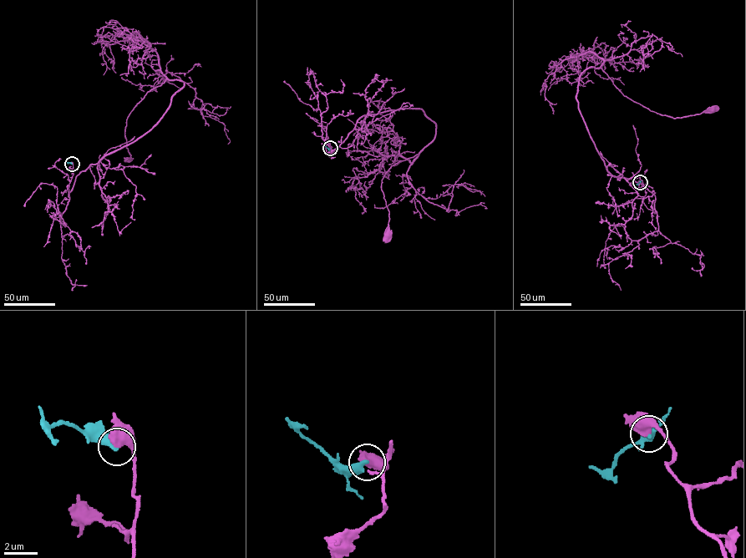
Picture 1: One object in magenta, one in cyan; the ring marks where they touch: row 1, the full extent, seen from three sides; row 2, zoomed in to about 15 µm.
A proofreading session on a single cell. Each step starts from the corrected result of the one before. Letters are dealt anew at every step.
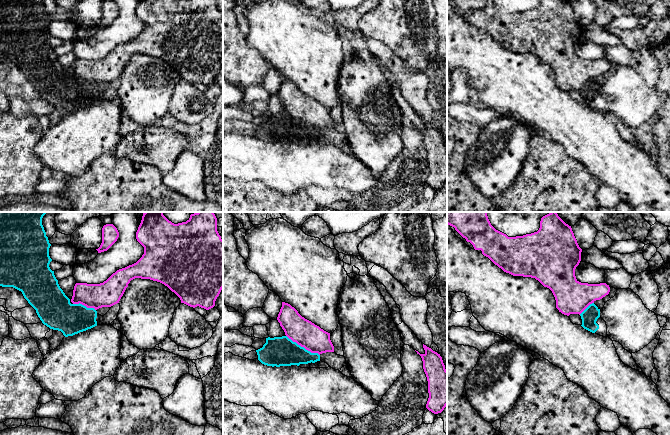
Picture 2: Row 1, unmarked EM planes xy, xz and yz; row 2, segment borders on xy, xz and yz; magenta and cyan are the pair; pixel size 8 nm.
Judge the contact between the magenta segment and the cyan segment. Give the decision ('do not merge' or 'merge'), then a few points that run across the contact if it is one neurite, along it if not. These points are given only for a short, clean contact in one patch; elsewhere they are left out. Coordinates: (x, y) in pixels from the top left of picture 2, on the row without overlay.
do not merge; line xz (286, 111), (301, 122), (319, 131)

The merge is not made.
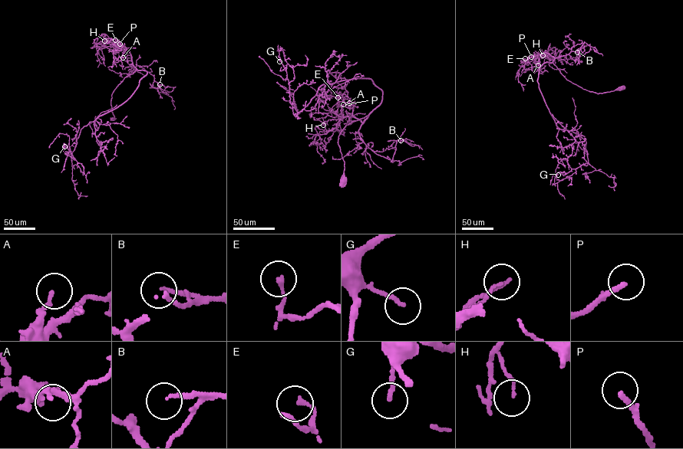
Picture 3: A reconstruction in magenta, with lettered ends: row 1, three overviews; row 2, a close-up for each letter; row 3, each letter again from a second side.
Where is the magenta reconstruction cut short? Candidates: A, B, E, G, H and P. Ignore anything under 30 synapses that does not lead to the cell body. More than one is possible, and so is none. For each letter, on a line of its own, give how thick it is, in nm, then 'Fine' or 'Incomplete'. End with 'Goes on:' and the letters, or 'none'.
A: Thickness 140 nm. Fine
B: Thickness 140 nm. Incomplete
E: Thickness 170 nm. Fine
G: Thickness 150 nm. Fine
H: Thickness 100 nm. Fine
P: Thickness 190 nm. Incomplete
Goes on: B, P

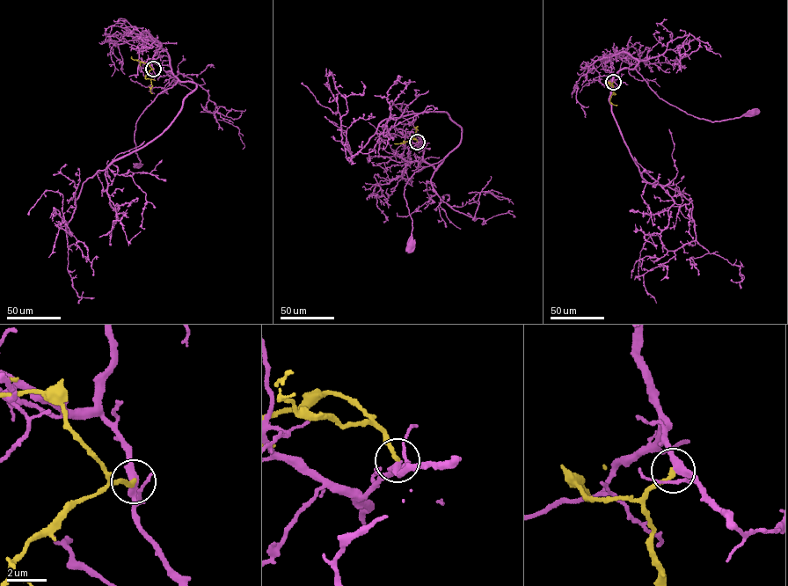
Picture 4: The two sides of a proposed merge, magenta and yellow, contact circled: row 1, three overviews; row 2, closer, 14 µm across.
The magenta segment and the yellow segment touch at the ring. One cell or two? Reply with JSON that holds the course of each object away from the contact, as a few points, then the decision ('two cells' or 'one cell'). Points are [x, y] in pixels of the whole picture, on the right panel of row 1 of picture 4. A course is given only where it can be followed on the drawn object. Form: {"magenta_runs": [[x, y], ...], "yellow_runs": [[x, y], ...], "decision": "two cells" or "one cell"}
{"magenta_runs": [[614, 82], [610, 60], [622, 51], [638, 61], [635, 69], [660, 98], [687, 113], [712, 121], [754, 112]], "yellow_runs": [[614, 82], [616, 94], [612, 93], [609, 100], [616, 105]], "decision": "two cells"}

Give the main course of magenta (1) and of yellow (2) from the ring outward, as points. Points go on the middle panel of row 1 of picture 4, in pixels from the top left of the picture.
1: (417, 142), (415, 145), (428, 164), (437, 169), (442, 159), (414, 172), (404, 186), (412, 221), (410, 246)
2: (417, 142), (410, 138), (416, 134), (416, 127), (418, 130)

